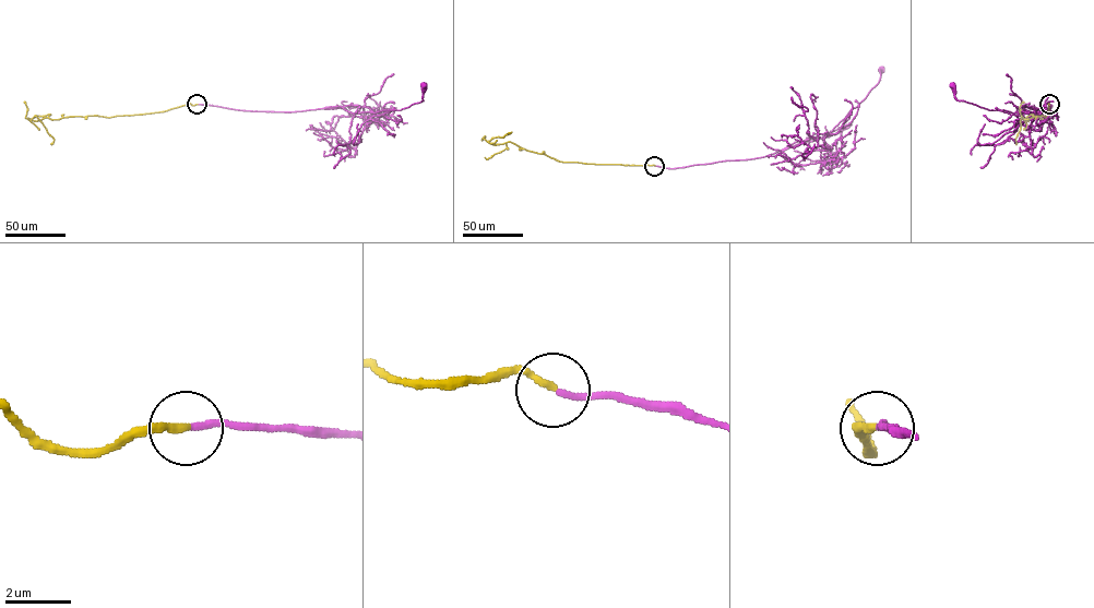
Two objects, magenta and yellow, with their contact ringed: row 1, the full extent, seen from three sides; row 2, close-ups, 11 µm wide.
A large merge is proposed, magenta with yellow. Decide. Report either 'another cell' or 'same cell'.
same cell

